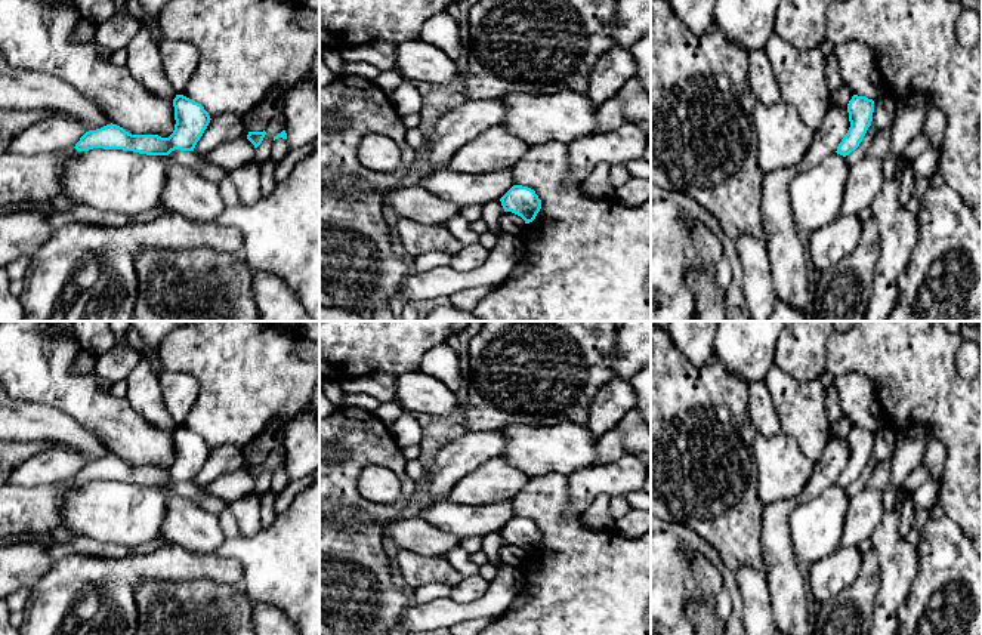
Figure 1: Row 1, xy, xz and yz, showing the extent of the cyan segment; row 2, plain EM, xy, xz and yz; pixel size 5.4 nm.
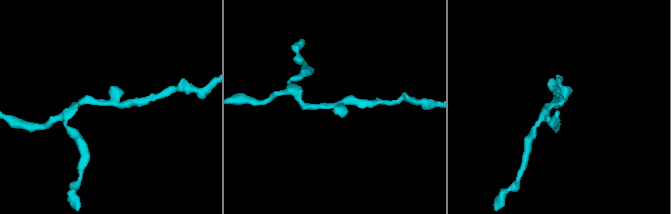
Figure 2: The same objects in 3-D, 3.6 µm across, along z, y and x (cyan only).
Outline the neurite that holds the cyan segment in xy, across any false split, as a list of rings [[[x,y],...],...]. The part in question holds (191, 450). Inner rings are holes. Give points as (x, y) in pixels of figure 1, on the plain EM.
[[[176,426],[175,462],[169,469],[158,466],[132,466],[117,456],[106,456],[96,462],[86,463],[75,475],[77,483],[93,480],[123,481],[146,487],[169,487],[175,481],[194,483],[210,454],[204,438],[183,426]]]

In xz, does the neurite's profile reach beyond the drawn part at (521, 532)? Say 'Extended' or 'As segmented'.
As segmented

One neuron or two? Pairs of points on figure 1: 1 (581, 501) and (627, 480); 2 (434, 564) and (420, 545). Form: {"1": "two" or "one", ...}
{"1": "one", "2": "two"}

